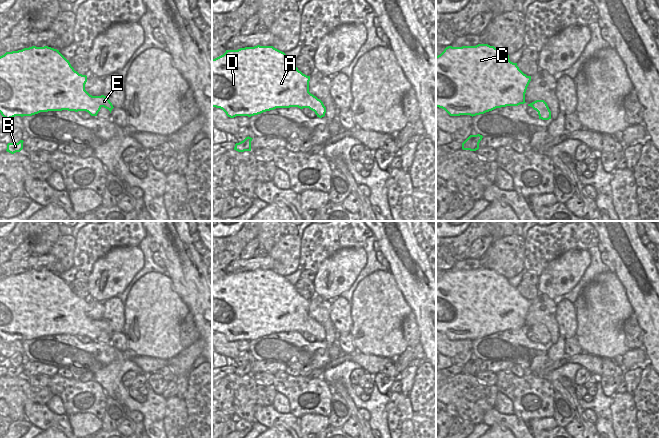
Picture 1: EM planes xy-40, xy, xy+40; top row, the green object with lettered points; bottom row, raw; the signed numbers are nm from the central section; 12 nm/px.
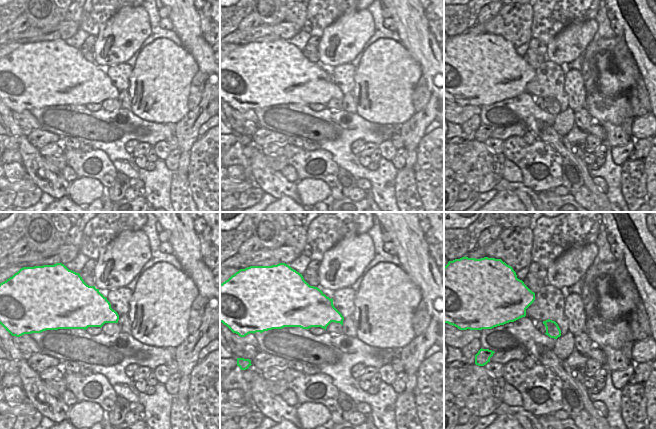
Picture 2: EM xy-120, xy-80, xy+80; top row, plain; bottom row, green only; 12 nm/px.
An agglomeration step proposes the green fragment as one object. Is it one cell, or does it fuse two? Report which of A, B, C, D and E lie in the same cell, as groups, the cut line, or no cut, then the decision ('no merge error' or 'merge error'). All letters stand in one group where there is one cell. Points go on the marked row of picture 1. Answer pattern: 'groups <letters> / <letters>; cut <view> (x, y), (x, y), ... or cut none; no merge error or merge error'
groups A C D E / B; cut xy (322, 103), (316, 114); merge error

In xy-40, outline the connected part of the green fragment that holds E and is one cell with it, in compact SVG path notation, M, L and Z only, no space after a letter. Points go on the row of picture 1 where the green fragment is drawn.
M32 46L18 51L6 52L0 56L0 113L10 119L15 116L32 116L48 111L86 111L94 116L94 110L104 107L111 113L114 108L106 96L92 96L85 90L87 76L79 74L57 49Z

